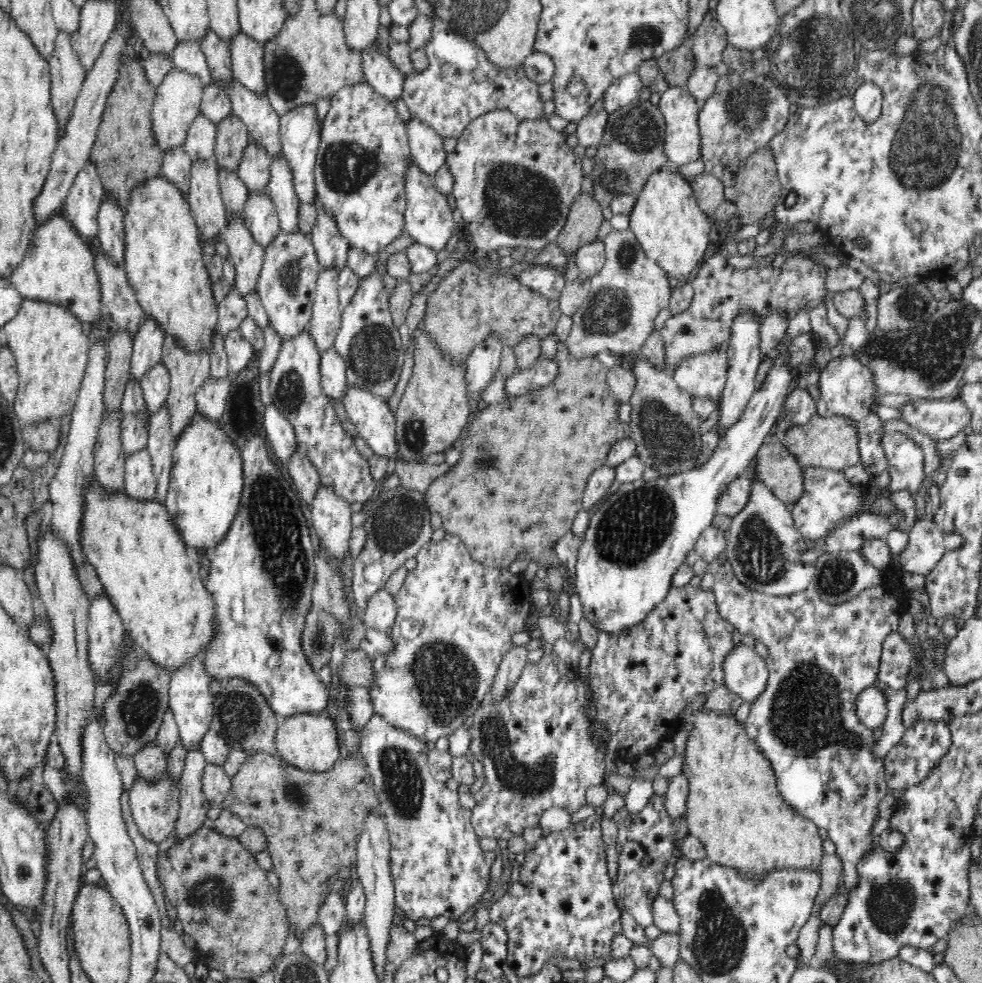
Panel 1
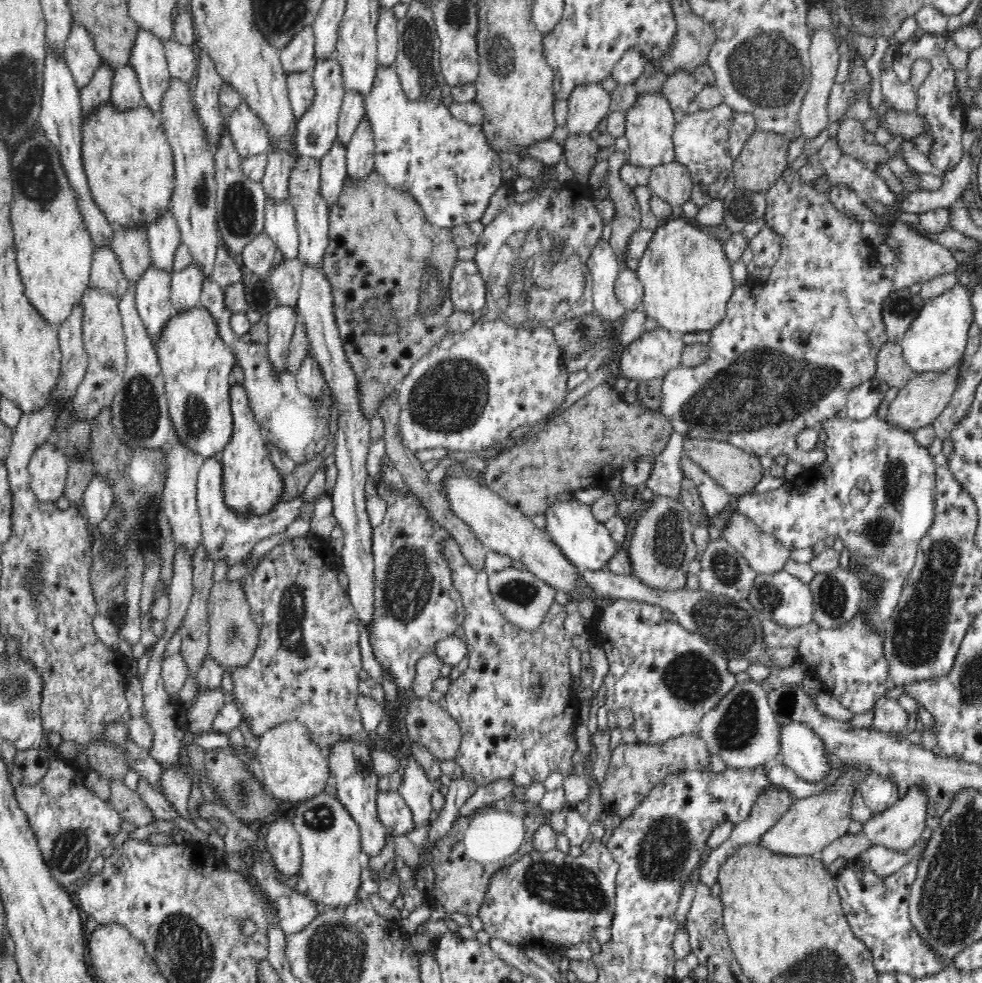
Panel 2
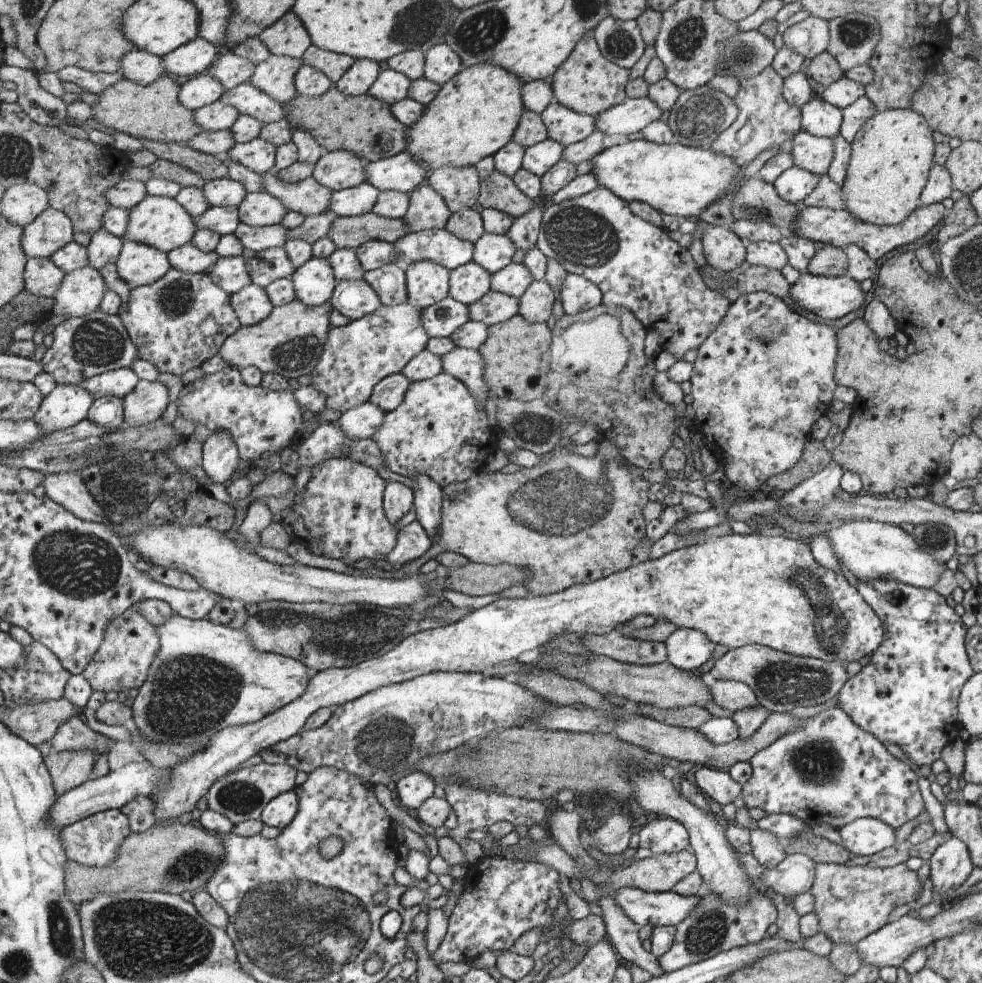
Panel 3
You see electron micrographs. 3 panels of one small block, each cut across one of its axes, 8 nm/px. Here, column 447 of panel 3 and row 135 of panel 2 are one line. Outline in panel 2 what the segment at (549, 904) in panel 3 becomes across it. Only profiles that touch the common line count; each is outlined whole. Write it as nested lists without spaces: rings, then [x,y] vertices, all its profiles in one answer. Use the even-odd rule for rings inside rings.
[[[924,34],[920,38],[914,40],[910,38],[905,44],[899,46],[893,56],[893,71],[900,79],[900,82],[906,84],[911,77],[912,64],[916,60],[928,60],[930,62],[930,74],[926,78],[917,91],[918,106],[917,116],[922,116],[927,120],[927,125],[931,131],[934,131],[934,143],[931,154],[928,156],[930,162],[935,168],[942,172],[954,170],[956,164],[960,163],[964,156],[964,146],[962,146],[962,135],[966,130],[966,113],[958,90],[955,84],[954,66],[950,64],[948,56],[944,53],[944,46],[948,39],[947,34],[930,35]]]

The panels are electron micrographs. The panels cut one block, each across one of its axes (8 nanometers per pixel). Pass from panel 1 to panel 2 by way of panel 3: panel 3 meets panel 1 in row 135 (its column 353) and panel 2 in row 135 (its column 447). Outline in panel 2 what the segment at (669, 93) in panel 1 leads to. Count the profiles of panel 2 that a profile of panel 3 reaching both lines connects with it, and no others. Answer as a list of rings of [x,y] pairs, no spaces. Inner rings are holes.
[[[660,92],[639,95],[634,106],[626,111],[625,136],[630,143],[629,163],[634,166],[648,167],[664,165],[675,161],[673,132],[676,120],[666,97]]]

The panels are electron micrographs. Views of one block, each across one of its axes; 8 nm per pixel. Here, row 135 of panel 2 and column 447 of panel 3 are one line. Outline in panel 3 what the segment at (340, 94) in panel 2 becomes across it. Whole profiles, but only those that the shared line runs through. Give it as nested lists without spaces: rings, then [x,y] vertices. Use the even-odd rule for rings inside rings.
[[[448,296],[439,304],[426,308],[423,311],[423,325],[428,336],[449,337],[456,328],[460,328],[471,319],[468,305]]]

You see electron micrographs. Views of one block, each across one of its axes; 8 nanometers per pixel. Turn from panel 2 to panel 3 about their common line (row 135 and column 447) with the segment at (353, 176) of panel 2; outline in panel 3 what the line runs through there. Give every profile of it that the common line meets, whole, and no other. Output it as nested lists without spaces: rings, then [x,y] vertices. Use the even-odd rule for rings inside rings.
[[[455,347],[442,357],[443,373],[463,382],[474,398],[482,405],[489,400],[489,389],[485,380],[485,361],[479,351]]]

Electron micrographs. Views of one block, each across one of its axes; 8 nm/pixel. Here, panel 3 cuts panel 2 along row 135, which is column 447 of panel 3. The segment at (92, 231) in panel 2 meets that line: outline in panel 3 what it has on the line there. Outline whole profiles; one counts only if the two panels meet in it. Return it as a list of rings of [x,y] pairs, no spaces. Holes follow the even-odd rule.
[[[442,42],[426,52],[426,68],[423,76],[442,86],[448,80],[454,79],[462,68],[459,53]]]

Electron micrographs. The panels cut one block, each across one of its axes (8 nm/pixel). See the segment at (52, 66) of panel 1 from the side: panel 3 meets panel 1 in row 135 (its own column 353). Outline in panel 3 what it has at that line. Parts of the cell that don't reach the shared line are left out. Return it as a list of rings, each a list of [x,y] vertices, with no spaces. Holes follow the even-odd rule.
[[[311,45],[308,47],[308,50],[304,52],[301,59],[306,65],[311,65],[326,74],[332,81],[332,84],[335,85],[343,78],[343,75],[350,70],[356,58]]]

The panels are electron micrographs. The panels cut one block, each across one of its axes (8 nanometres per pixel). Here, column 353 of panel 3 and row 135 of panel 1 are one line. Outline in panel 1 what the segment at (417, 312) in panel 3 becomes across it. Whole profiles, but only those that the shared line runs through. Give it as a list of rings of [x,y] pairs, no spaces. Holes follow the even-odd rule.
[[[367,83],[344,86],[341,90],[338,90],[334,97],[331,98],[328,115],[321,125],[320,143],[317,151],[317,160],[315,161],[315,183],[317,196],[319,196],[323,208],[326,213],[332,216],[333,221],[336,222],[337,230],[340,231],[340,235],[344,237],[344,240],[352,249],[363,250],[365,253],[376,255],[385,246],[388,246],[394,238],[400,236],[404,229],[404,214],[407,207],[404,186],[407,184],[407,172],[410,166],[412,166],[412,157],[407,136],[407,124],[400,119],[395,104],[380,96]]]

